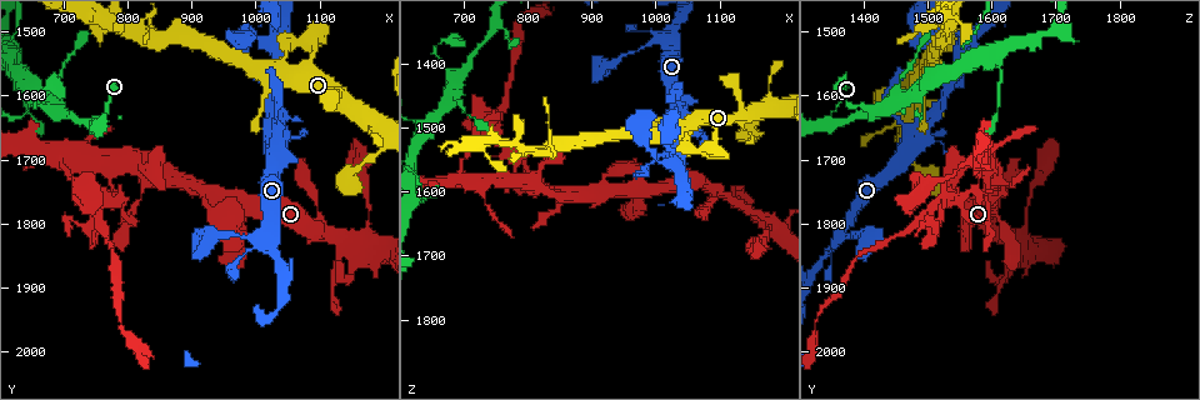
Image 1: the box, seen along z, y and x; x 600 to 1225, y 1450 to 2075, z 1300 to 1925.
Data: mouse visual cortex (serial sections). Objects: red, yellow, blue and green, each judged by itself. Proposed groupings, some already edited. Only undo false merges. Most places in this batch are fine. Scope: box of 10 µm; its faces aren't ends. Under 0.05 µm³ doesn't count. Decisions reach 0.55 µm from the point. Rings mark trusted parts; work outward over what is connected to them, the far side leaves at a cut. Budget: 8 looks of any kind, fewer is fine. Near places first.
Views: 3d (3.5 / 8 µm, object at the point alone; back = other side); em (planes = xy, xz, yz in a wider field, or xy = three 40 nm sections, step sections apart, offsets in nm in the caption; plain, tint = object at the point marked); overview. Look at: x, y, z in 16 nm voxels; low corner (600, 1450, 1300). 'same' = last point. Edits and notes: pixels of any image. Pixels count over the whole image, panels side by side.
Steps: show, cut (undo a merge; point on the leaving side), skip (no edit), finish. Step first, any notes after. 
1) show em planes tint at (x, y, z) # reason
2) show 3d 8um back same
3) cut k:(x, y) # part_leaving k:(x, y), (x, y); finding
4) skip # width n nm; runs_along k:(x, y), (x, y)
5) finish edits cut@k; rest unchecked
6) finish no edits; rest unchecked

show 3d 3.5um at (855, 1715, 1605) # three arms meet

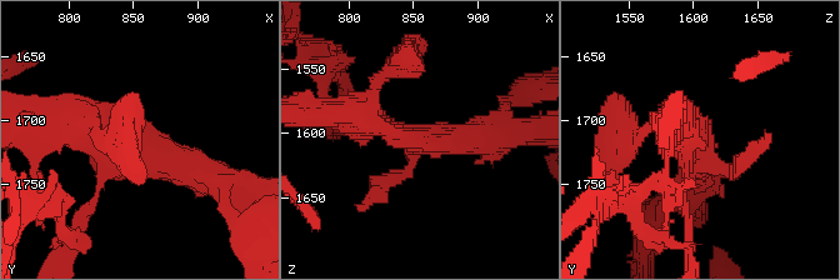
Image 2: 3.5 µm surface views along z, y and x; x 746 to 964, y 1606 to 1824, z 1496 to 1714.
show em xy step 1 tint same # now the EM

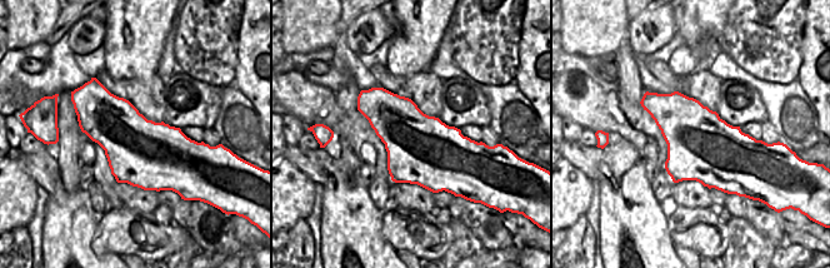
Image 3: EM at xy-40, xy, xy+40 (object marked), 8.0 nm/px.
skip # runs_along 2:(210, 179), (123, 129), (65, 129); one cell here

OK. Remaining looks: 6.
show 3d 8um at (770, 1770, 1530) # three-way junction

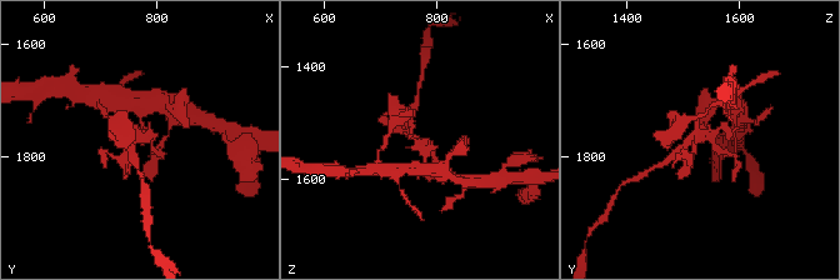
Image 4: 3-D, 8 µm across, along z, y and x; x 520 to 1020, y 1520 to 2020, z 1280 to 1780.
show 3d 3.5um same # zoom in

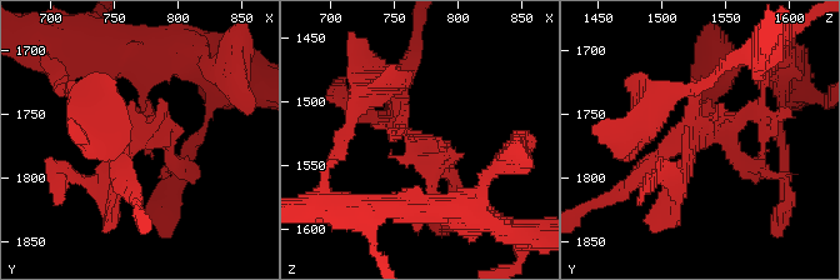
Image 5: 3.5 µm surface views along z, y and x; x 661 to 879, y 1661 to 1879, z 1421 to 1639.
show em planes tint at (774, 1768, 1532) # now the EM

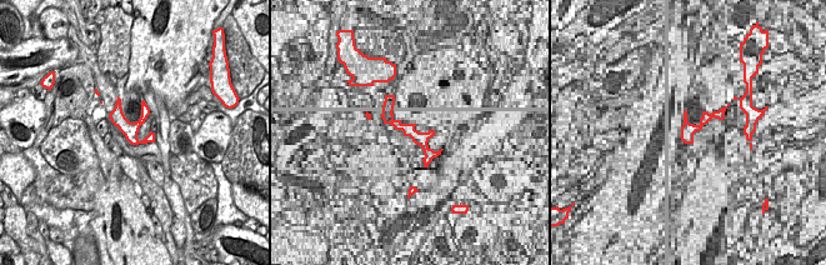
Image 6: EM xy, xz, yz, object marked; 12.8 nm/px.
skip # runs_along 5:(761, 104), (640, 174); all the same cell

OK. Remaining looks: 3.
show 3d 3.5um at (685, 1620, 1425) # sharp bend

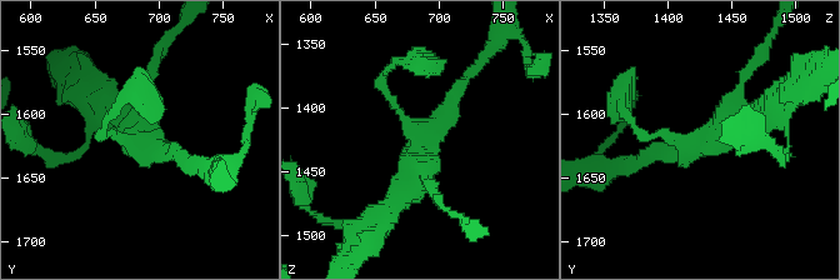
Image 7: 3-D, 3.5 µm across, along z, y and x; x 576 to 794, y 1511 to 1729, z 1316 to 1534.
show em xy step 3 plain at (686, 1624, 1424) # arms 4; arm_widths 100, 200, 250, 350 nm; now the EM

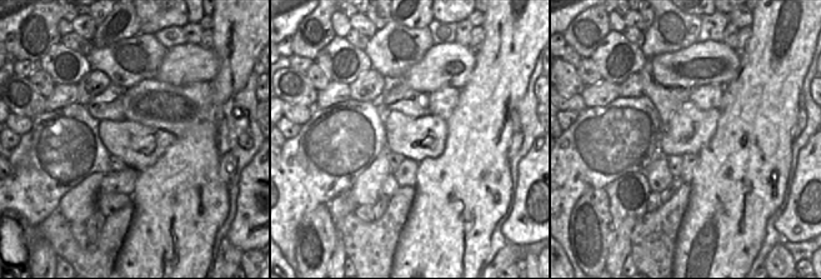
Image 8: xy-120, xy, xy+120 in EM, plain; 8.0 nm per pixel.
show em xy step 3 tint same # where the object lies

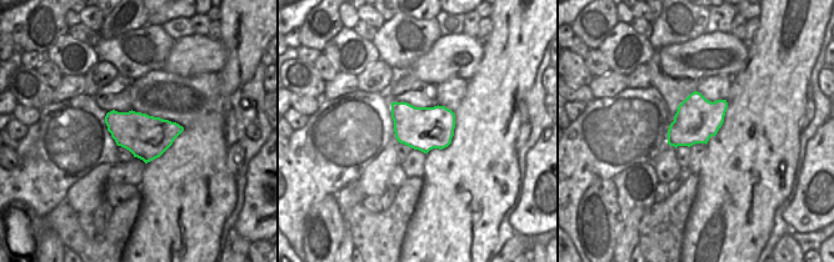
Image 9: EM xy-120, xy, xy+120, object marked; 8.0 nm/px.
skip # runs_along 7:(466, 78), (394, 205); one cell here

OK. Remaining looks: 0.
finish no edits; rest unchecked

